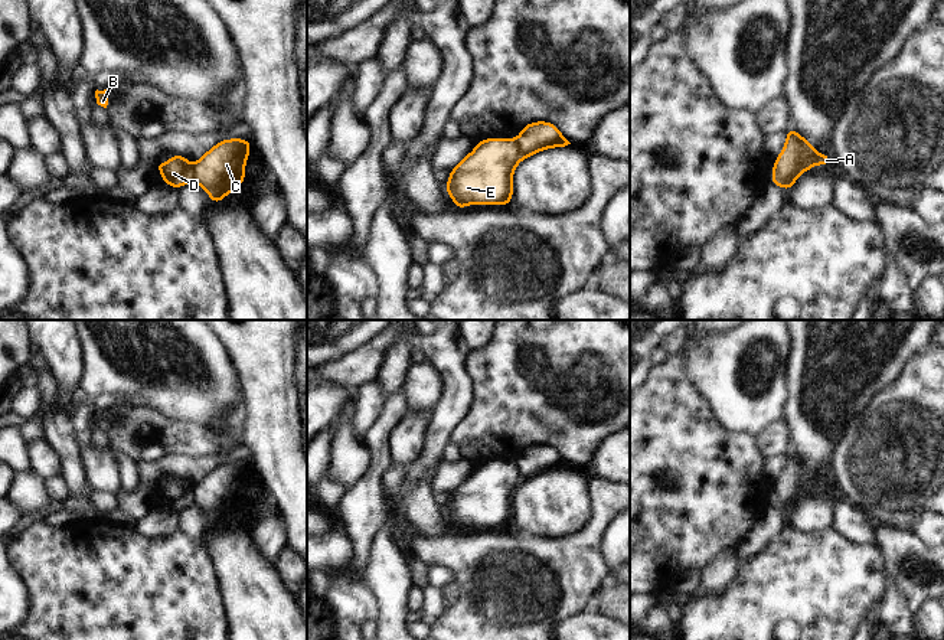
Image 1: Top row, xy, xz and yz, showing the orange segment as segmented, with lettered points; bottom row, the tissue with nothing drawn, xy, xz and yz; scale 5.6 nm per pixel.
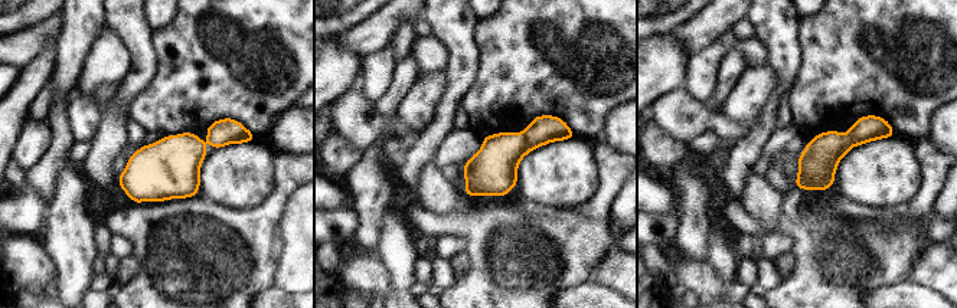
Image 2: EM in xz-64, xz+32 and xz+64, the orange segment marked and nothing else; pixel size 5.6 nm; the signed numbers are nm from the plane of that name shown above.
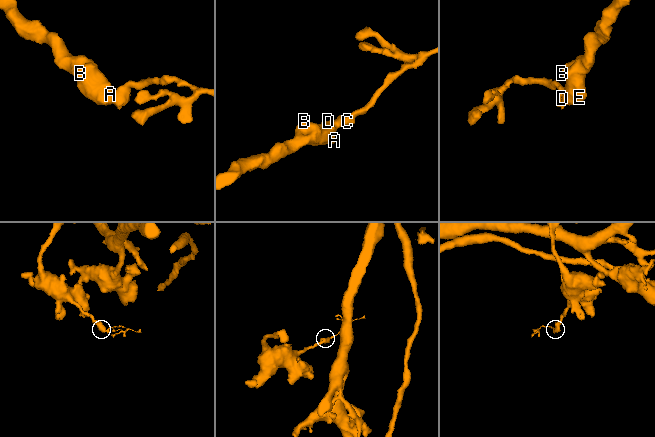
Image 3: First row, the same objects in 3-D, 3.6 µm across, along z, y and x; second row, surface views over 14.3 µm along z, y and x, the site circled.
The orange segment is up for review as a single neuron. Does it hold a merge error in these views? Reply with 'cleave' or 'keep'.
cleave

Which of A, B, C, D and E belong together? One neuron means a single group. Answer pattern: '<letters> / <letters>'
A B D E / C

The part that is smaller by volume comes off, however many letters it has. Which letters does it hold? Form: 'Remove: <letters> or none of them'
Remove: C

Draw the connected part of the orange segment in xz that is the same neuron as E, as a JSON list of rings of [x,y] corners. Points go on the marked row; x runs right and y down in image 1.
[[[484,138],[476,141],[476,148],[470,151],[454,169],[450,170],[450,177],[444,186],[455,208],[464,209],[468,205],[512,205],[513,197],[513,174],[525,154],[513,138]]]

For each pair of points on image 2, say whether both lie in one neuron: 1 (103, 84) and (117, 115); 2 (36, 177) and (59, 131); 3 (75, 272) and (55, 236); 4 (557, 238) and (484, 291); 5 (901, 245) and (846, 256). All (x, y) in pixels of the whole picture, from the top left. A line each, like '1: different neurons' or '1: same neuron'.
1: same neuron
2: same neuron
3: same neuron
4: same neuron
5: same neuron

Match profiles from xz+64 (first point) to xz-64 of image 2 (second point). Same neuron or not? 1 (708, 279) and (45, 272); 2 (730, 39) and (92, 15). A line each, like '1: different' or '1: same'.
1: same
2: same

